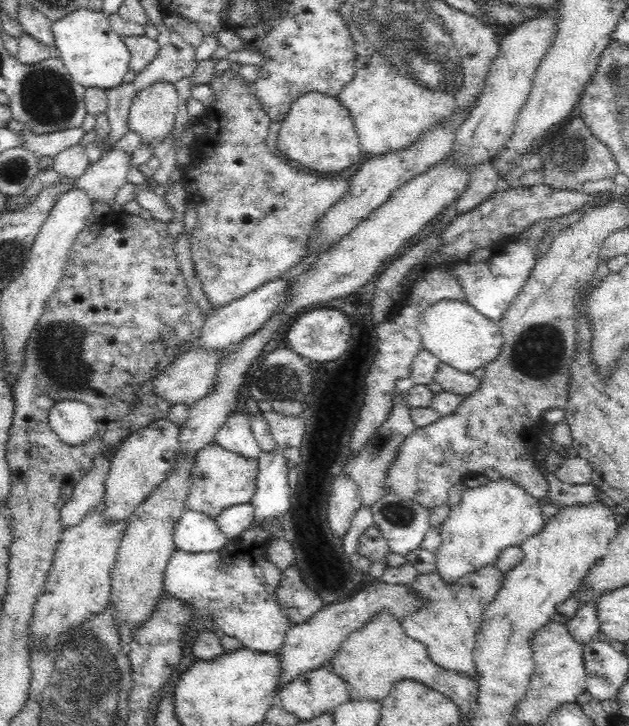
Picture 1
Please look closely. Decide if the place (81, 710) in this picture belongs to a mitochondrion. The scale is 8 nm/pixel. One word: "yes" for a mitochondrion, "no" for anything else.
yes

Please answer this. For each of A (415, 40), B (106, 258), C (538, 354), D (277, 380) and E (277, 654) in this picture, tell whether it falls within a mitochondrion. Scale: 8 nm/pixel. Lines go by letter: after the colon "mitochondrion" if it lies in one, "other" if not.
A: mitochondrion
B: other
C: mitochondrion
D: mitochondrion
E: other

